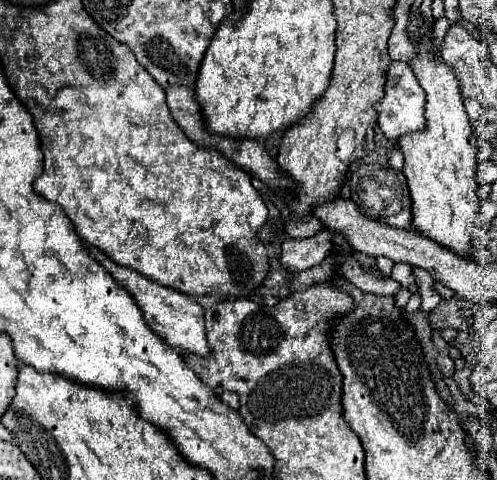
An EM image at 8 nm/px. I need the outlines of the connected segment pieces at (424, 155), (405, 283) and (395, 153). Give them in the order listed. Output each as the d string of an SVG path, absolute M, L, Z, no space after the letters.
M421 24L421 32L415 38L419 56L413 60L411 68L427 94L425 120L427 130L413 132L397 140L405 154L405 176L411 194L411 214L417 234L435 240L443 248L477 260L479 250L475 248L475 214L479 208L477 198L477 162L475 162L475 136L469 118L463 108L461 88L455 72L441 60L441 56L431 56L433 32Z
M396 263L393 266L393 280L397 280L401 284L401 288L409 288L411 284L415 284L415 276L413 276L413 266L407 263Z
M397 144L391 146L389 150L389 156L387 156L387 162L393 170L403 170L403 154L397 150Z

